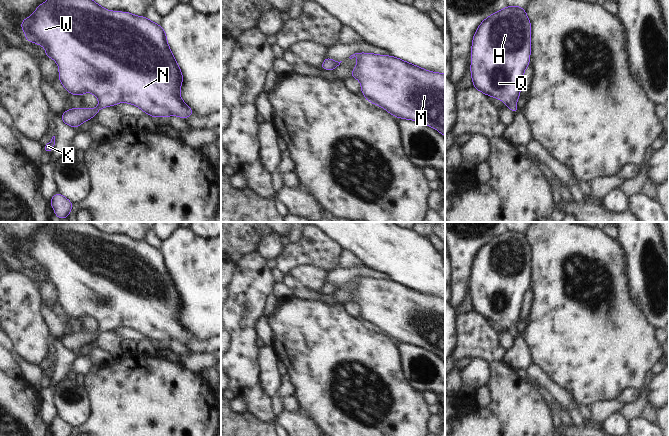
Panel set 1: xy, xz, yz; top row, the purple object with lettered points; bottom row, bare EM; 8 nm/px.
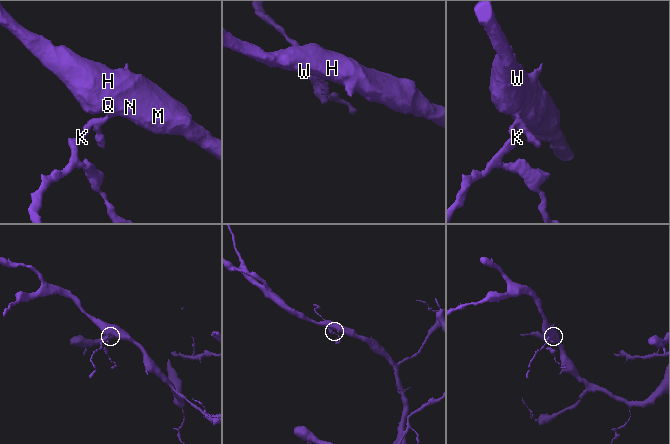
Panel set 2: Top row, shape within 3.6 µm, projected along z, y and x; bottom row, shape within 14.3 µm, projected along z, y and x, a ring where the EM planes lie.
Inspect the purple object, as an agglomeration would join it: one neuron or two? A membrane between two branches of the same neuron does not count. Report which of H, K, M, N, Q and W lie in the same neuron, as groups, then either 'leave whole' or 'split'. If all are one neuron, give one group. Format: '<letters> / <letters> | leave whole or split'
H K M N Q W | leave whole

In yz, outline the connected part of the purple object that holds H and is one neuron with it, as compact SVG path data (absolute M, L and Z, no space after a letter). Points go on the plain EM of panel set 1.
M508 230L491 238L478 250L473 260L470 292L473 311L488 320L500 323L514 338L518 337L516 325L520 321L523 297L530 287L530 275L531 247L523 231Z

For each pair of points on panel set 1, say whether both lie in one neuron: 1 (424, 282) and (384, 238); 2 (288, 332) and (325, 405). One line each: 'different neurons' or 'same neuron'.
1: same neuron
2: same neuron

